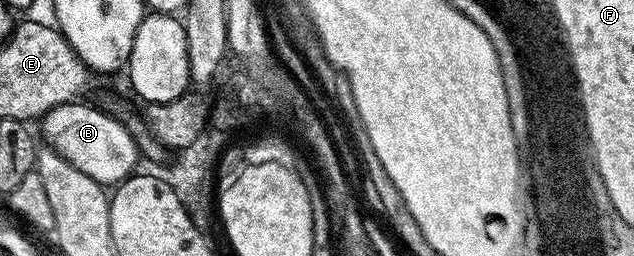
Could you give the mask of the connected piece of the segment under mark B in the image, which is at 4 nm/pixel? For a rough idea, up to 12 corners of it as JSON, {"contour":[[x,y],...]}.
{"contour":[[60,105],[41,140],[76,171],[117,187],[138,145],[105,109]]}

